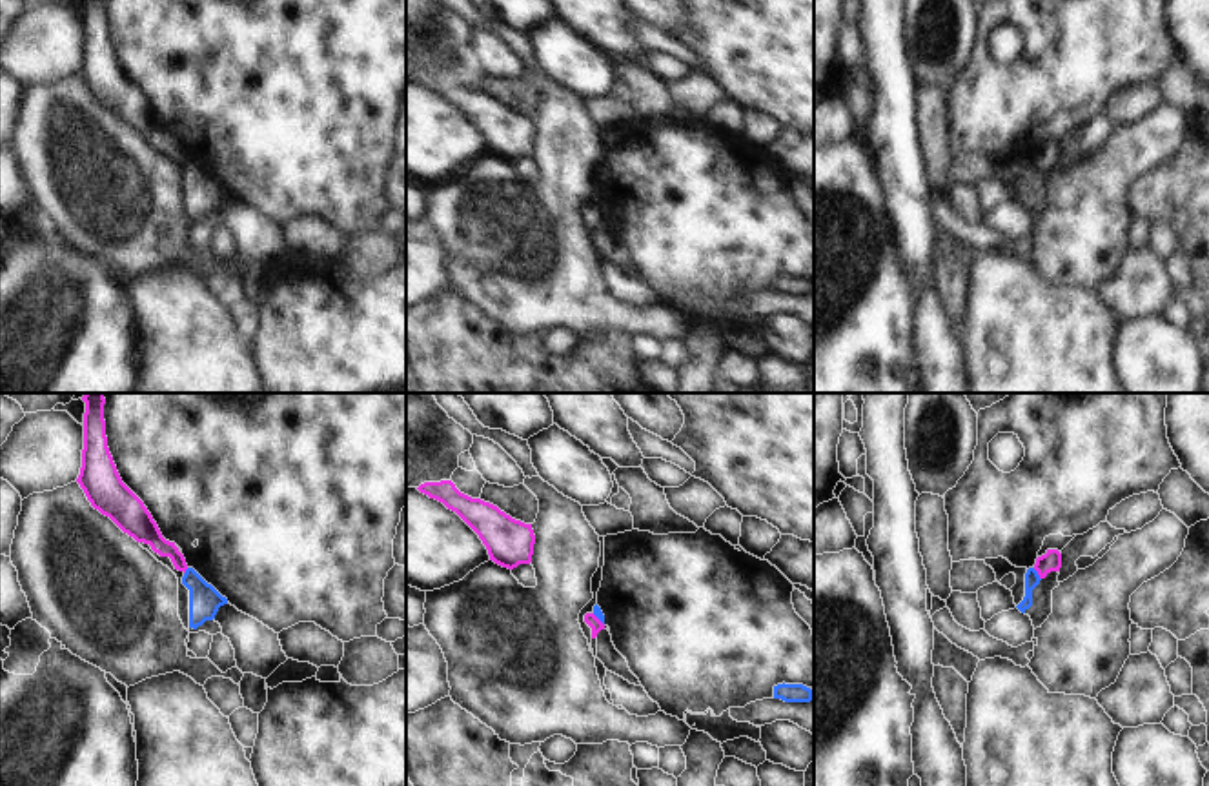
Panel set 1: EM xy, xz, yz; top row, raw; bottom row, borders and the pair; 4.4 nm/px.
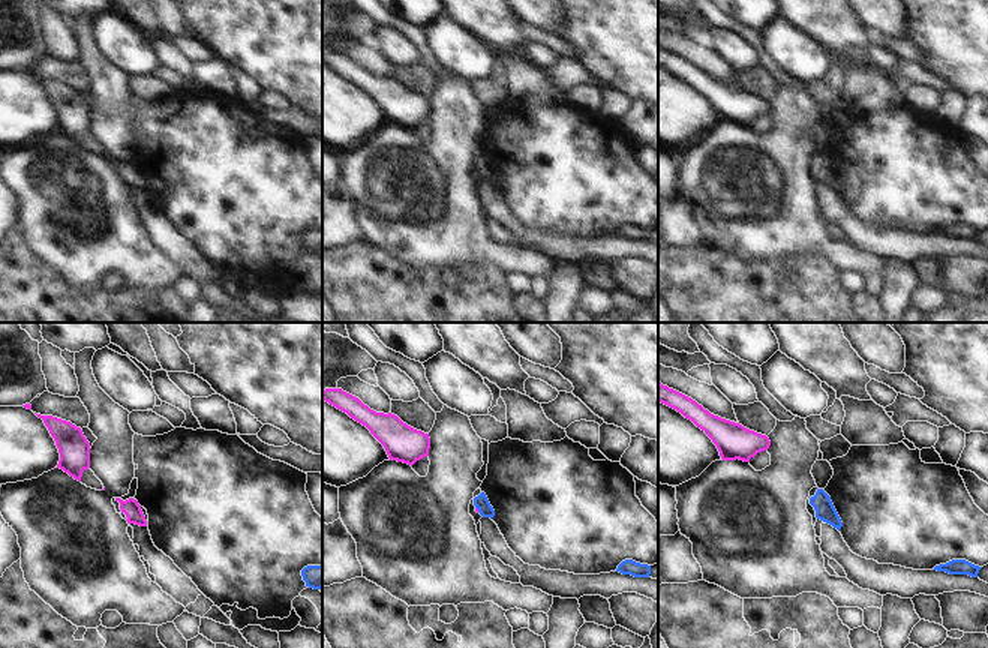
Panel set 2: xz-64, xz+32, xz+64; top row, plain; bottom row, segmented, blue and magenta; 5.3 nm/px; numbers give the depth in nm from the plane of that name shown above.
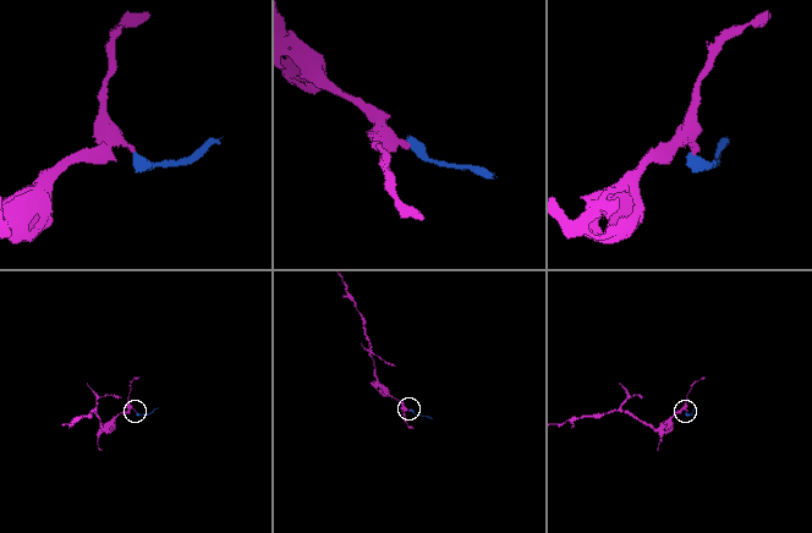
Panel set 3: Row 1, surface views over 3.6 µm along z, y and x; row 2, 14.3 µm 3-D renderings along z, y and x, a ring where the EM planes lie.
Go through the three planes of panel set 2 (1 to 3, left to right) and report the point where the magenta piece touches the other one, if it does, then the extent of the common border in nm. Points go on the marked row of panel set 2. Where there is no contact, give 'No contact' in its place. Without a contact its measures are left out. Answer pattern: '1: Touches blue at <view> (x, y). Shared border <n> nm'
1: No contact
2: Touches blue at xz+32 (479, 510). Shared border 40 nm
3: No contact

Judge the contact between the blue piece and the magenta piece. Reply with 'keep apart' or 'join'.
keep apart

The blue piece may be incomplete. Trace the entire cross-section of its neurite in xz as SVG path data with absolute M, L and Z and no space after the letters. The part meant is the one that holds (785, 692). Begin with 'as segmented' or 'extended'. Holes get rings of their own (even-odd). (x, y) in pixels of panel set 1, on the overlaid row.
as segmented; M777 684L774 686L774 699L781 699L785 702L810 702L812 690L803 684Z

